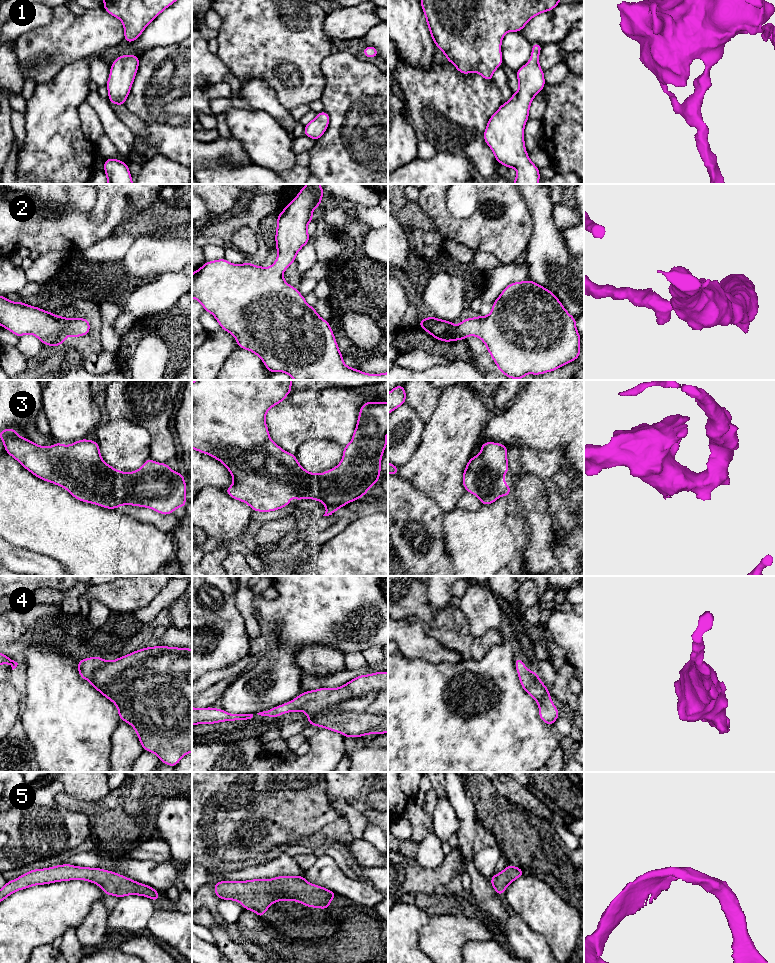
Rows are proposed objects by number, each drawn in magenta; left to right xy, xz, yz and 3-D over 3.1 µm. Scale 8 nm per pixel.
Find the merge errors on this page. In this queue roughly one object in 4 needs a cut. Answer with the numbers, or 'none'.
none

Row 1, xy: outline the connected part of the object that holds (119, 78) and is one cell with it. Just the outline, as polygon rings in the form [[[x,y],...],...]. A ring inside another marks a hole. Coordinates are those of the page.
[[[133,54],[121,55],[111,64],[109,79],[105,85],[110,102],[118,106],[125,105],[138,68],[139,56]]]

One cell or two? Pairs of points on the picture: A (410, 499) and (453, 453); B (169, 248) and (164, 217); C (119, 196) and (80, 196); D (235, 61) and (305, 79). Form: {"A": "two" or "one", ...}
{"A": "two", "B": "two", "C": "two", "D": "one"}

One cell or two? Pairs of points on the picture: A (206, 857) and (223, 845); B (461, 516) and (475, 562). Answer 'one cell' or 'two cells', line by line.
A: one cell
B: one cell

